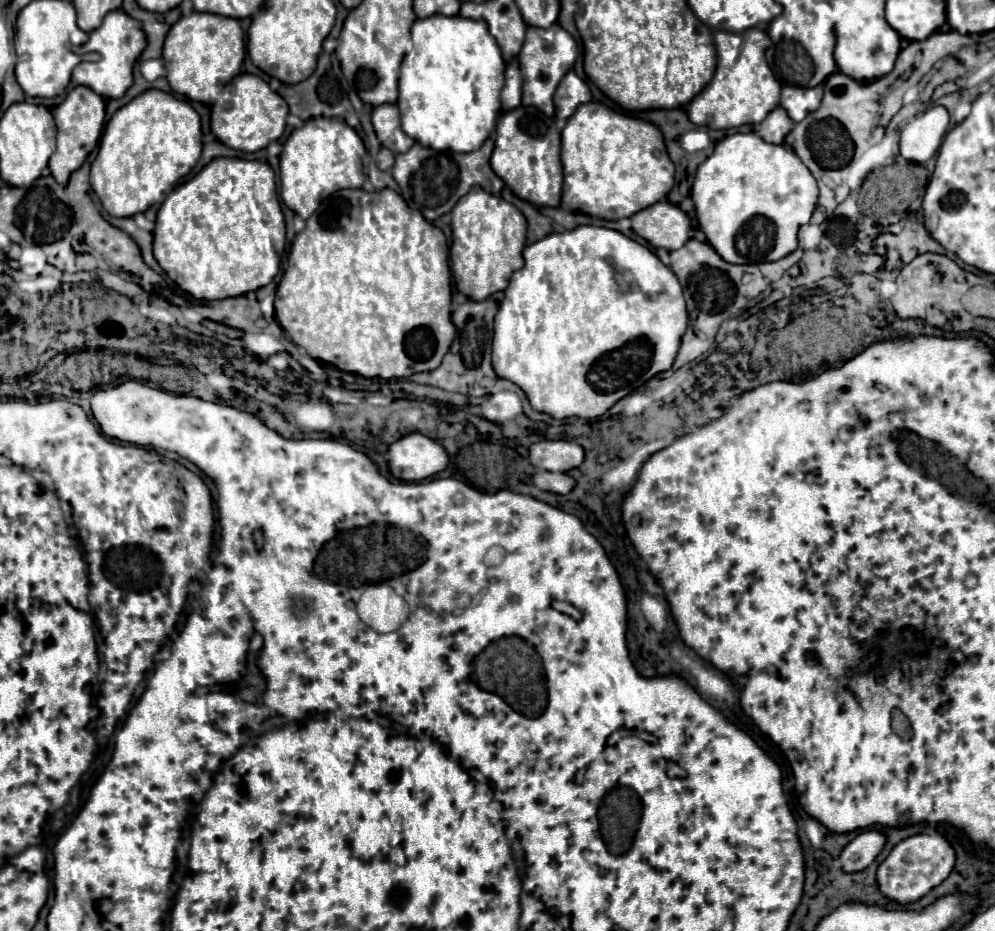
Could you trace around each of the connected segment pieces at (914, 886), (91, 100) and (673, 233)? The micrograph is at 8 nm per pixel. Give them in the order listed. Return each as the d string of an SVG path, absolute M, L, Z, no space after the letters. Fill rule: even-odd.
M916 834L894 846L890 856L878 866L878 886L884 896L910 904L928 894L934 886L948 878L956 864L956 852L942 834Z
M76 86L68 92L64 102L54 108L54 120L58 124L58 146L50 156L50 172L58 184L66 184L70 174L82 166L86 156L98 146L104 128L104 98L86 86Z
M668 200L656 202L636 212L630 220L632 220L632 230L640 238L650 242L654 248L678 250L690 238L692 226L688 214L680 210L676 204L670 204Z

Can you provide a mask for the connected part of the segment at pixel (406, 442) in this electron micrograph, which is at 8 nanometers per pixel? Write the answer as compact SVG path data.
M412 432L390 446L388 464L396 478L418 482L446 470L450 464L450 454L442 444Z

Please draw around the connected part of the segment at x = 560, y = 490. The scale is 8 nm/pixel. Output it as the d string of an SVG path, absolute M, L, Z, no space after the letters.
M536 472L532 476L532 480L534 480L536 488L556 492L556 494L568 494L576 486L576 480L572 476L554 474L554 472Z

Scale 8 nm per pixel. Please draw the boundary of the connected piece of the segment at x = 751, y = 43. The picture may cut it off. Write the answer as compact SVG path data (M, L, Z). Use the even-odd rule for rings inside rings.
M758 28L744 32L716 32L714 44L718 56L716 74L710 84L688 104L686 112L690 122L696 126L708 126L710 130L758 124L780 102L780 84L764 56L770 46L768 34Z

